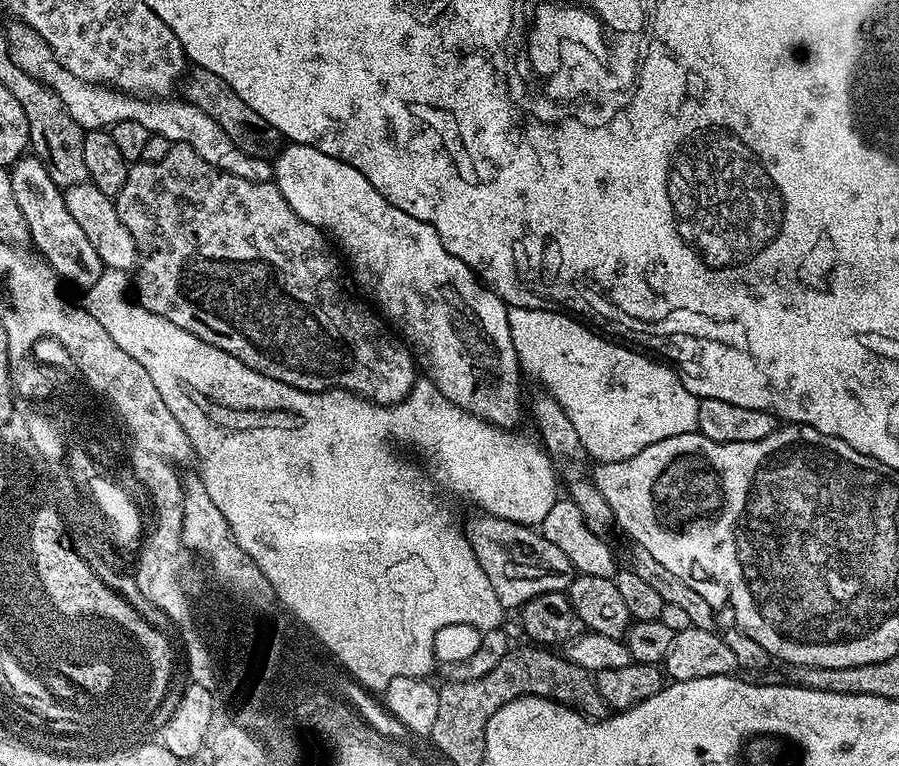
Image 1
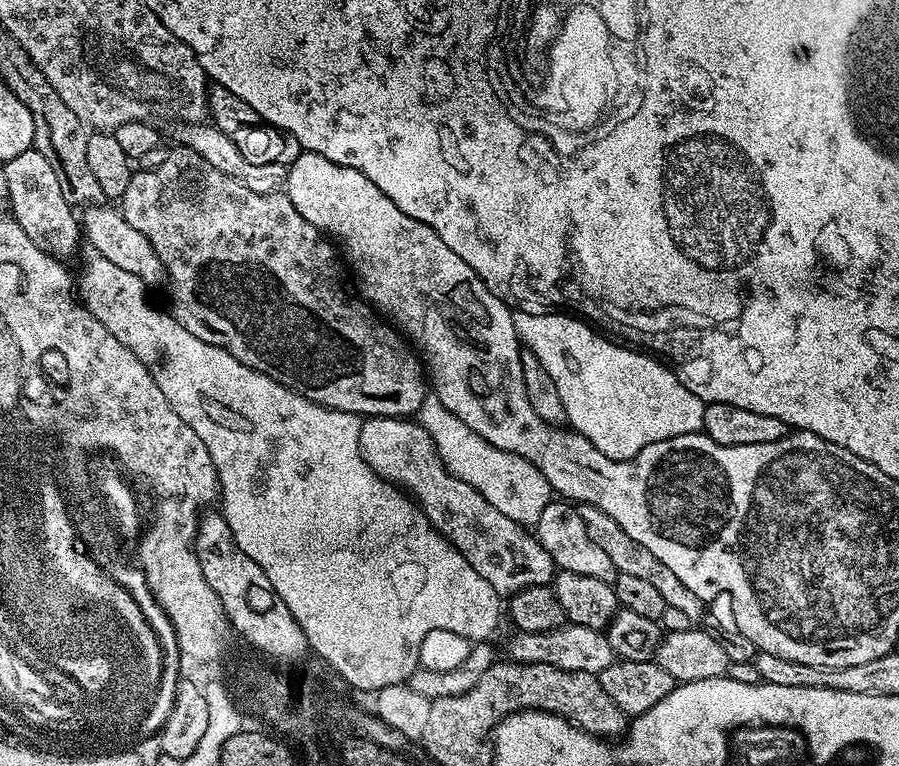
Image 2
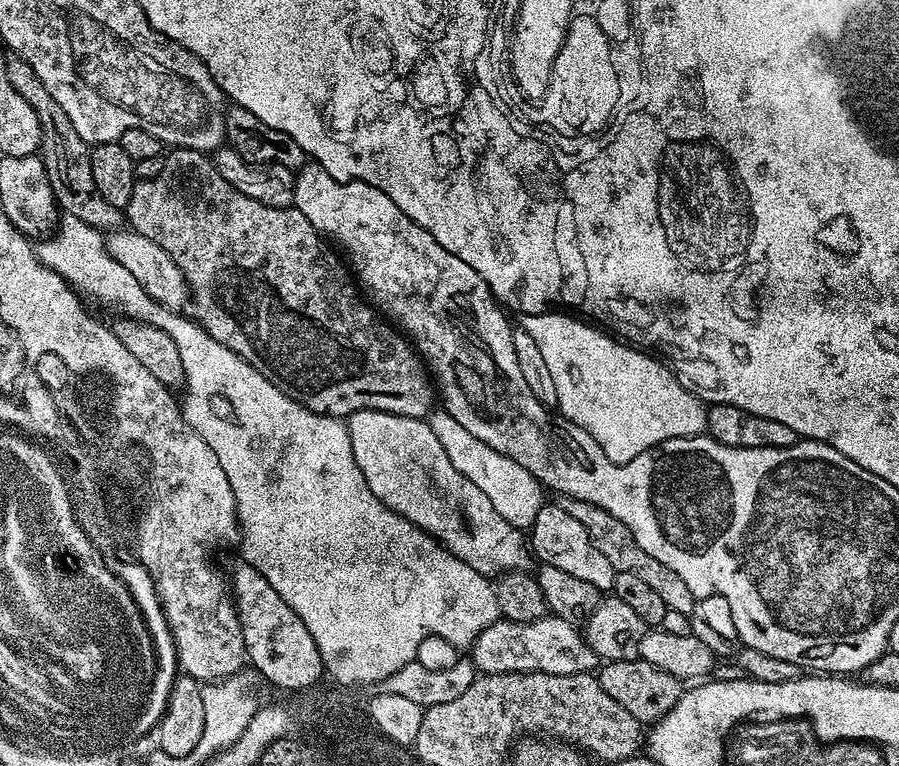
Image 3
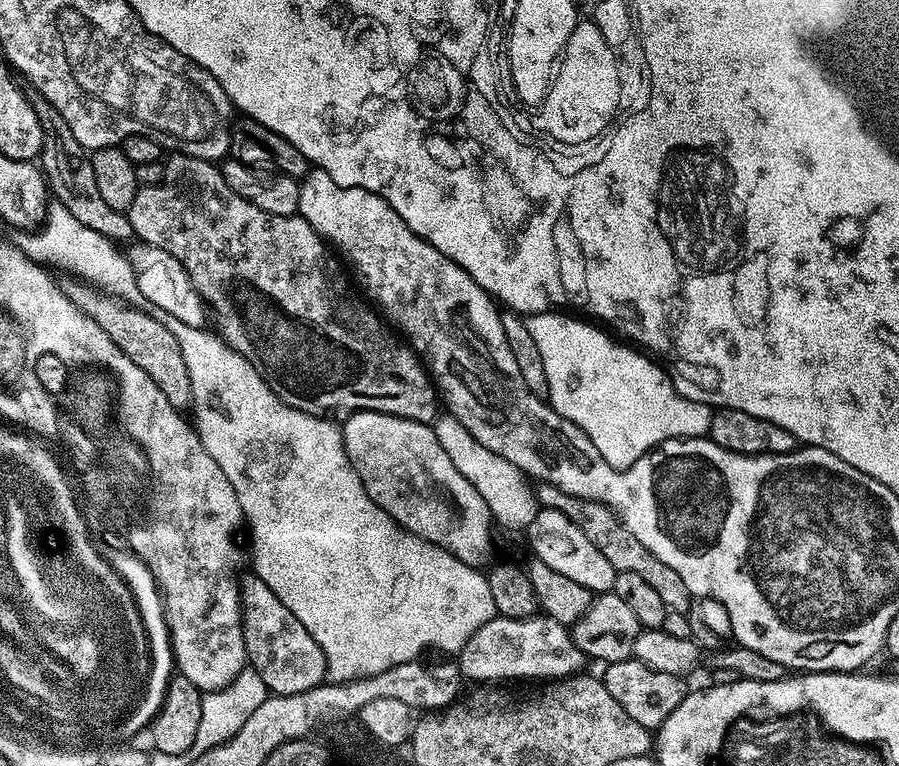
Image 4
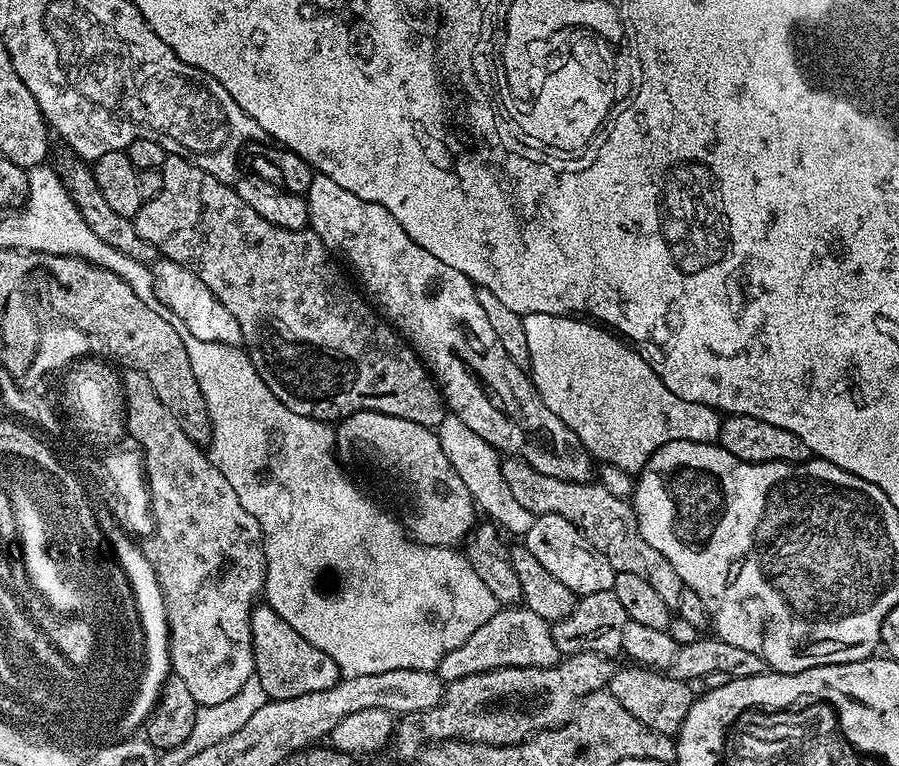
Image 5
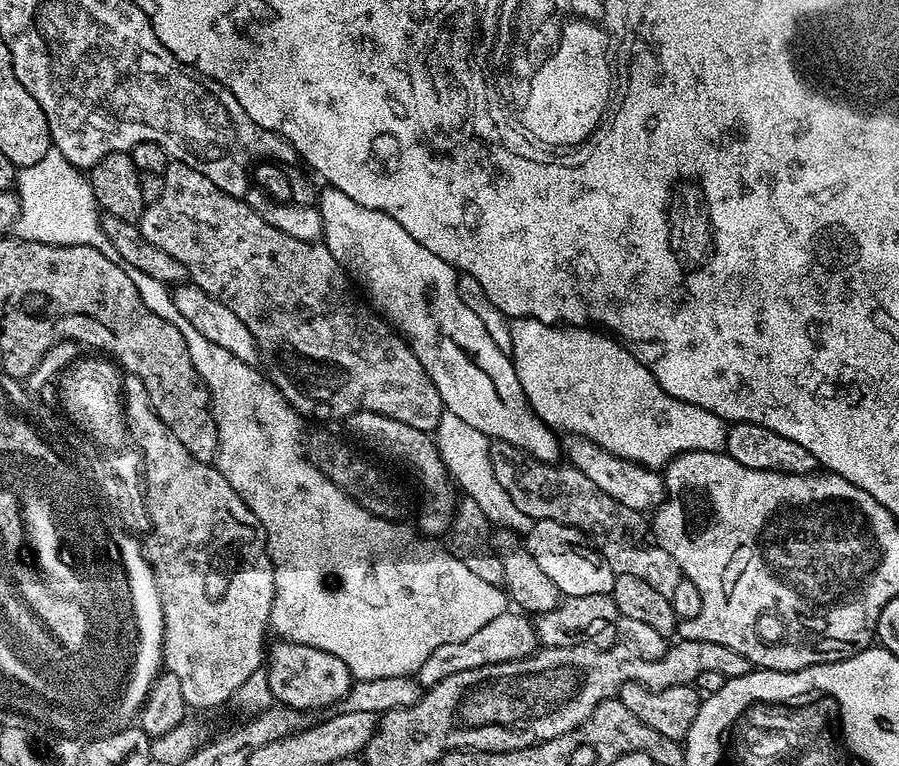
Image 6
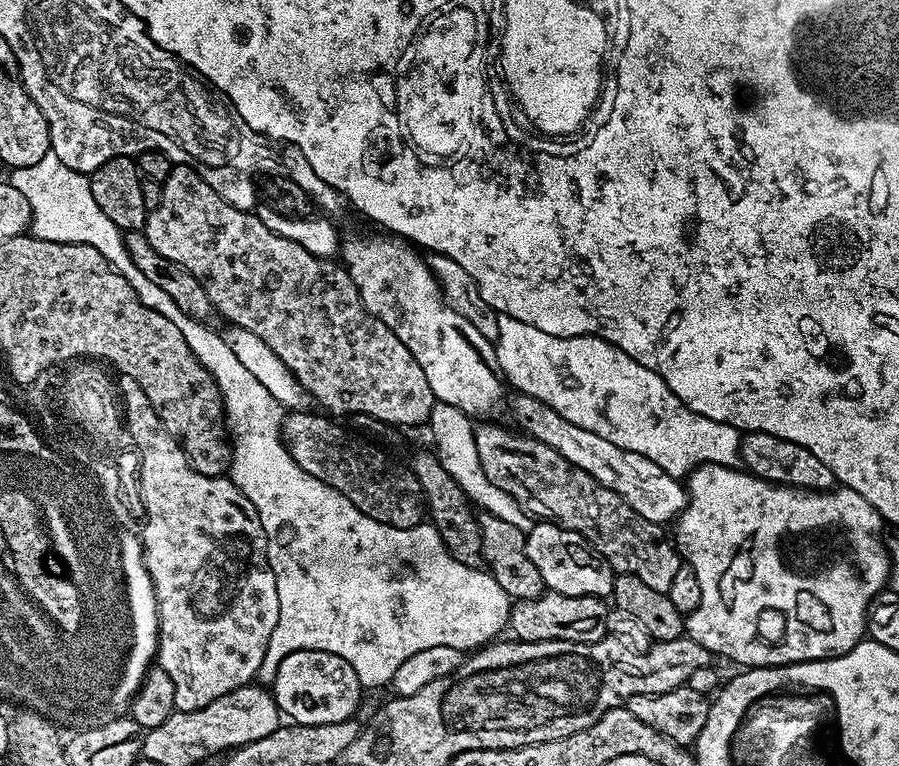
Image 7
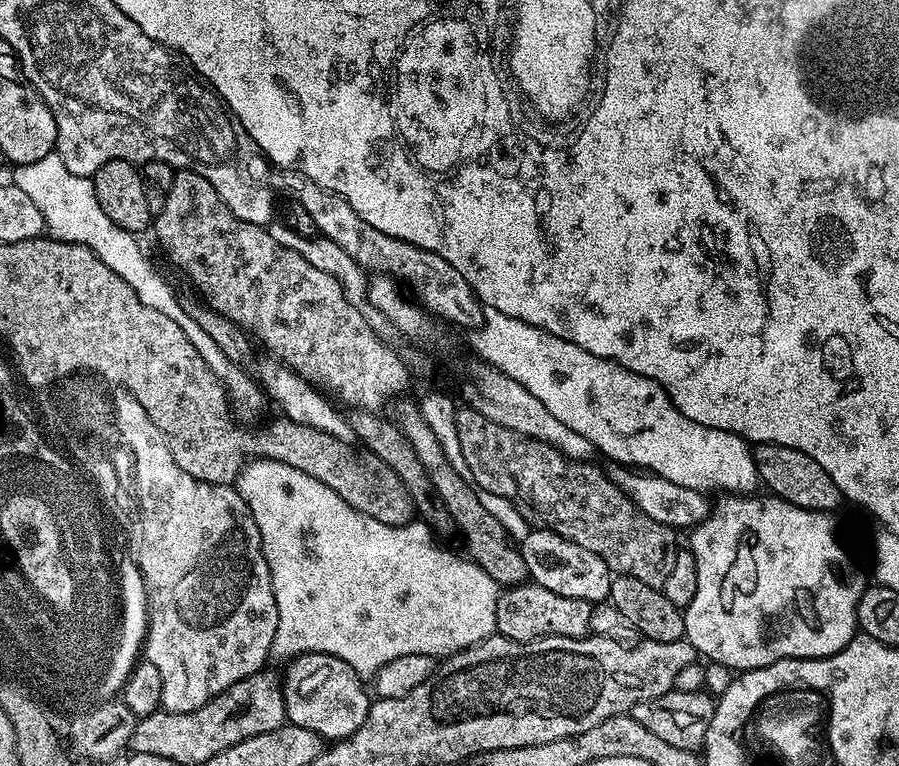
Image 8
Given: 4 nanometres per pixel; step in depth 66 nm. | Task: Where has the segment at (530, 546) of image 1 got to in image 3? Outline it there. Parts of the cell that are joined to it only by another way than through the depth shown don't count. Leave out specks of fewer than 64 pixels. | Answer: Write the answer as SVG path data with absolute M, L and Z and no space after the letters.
M362 410L347 417L346 423L354 462L358 470L362 470L362 478L366 478L366 486L374 498L378 498L378 502L423 530L478 574L495 578L501 572L519 572L529 567L530 544L525 533L510 526L510 522L506 522L506 518L502 518L502 514L490 506L490 498L486 498L486 494L482 494L482 490L478 490L478 486L466 478L466 474L454 470L454 462L450 462L450 457L442 450L442 442L427 419L411 420L409 416L399 416L393 412Z

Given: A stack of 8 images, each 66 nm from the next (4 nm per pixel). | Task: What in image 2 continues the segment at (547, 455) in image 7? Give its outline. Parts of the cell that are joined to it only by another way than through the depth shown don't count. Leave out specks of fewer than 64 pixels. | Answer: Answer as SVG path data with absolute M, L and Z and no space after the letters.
M580 504L580 517L582 522L586 522L586 526L590 530L590 538L594 538L594 542L598 542L598 546L602 546L602 550L610 558L610 562L614 562L617 572L622 574L634 574L638 578L642 578L660 591L662 598L666 598L669 609L674 613L681 612L685 616L685 621L696 622L700 615L705 615L705 601L698 595L694 594L694 590L690 590L682 582L682 578L676 577L674 570L670 570L670 566L658 562L658 558L654 558L654 554L650 554L650 550L646 550L646 546L642 546L638 542L634 542L634 538L630 538L630 534L626 534L626 530L622 530L622 526L618 526L618 522L614 522L614 518L610 518L610 514L606 514L601 508L597 508L594 504Z

